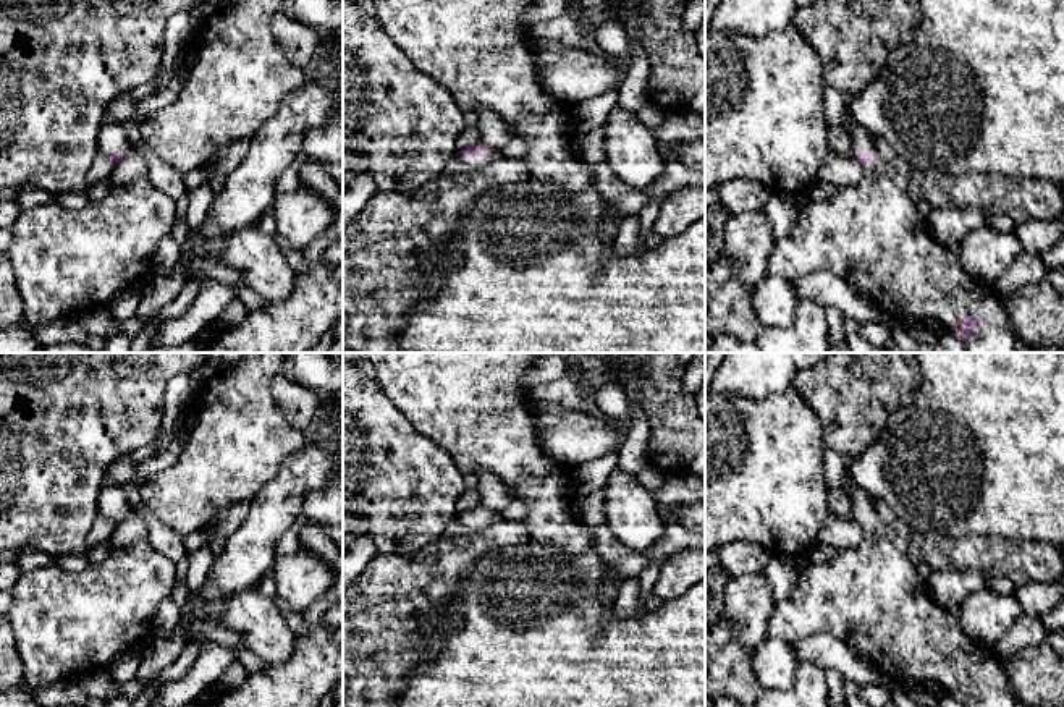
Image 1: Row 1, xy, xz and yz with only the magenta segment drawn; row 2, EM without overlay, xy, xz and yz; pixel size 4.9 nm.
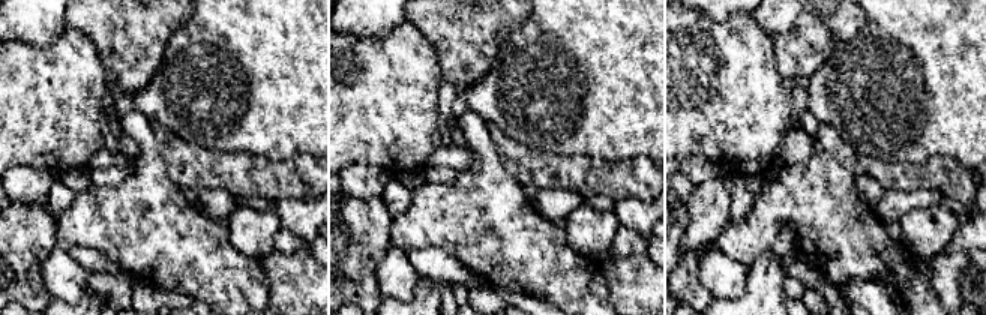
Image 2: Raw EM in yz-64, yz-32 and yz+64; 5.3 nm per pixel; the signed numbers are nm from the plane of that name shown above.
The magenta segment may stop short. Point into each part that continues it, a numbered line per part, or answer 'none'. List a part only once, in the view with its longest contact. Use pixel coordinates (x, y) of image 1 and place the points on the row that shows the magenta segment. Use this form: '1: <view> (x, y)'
1: yz (870, 233)

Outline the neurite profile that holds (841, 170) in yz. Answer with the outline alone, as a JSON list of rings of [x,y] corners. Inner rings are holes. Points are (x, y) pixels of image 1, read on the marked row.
[[[831,152],[817,173],[817,183],[828,183],[839,188],[854,186],[863,173],[862,163],[851,154]]]

